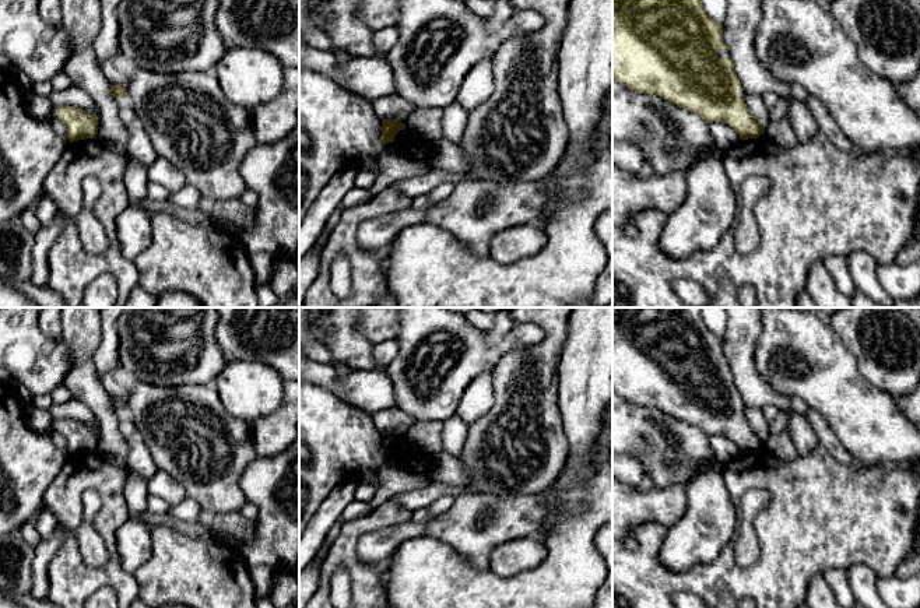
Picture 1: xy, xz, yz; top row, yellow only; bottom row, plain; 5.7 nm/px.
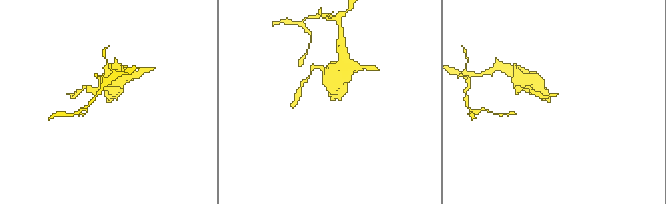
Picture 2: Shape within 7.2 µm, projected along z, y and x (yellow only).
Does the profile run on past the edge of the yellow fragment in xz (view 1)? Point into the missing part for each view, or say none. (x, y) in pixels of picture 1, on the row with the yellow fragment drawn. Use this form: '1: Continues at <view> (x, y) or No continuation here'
1: No continuation here

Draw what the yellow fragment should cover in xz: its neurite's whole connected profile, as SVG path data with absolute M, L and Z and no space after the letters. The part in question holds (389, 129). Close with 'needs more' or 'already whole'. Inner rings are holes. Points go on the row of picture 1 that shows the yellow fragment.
M384 120L382 122L380 133L383 144L393 143L396 134L404 130L405 124L398 120Z; already whole

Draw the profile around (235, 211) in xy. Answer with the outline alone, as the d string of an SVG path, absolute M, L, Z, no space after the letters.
M240 198L214 201L207 204L213 215L249 231L254 228L256 208L246 205Z

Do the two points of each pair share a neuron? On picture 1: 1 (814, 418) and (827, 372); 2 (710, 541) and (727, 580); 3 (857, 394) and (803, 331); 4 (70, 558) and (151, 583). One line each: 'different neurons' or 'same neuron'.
1: different neurons
2: different neurons
3: same neuron
4: different neurons

